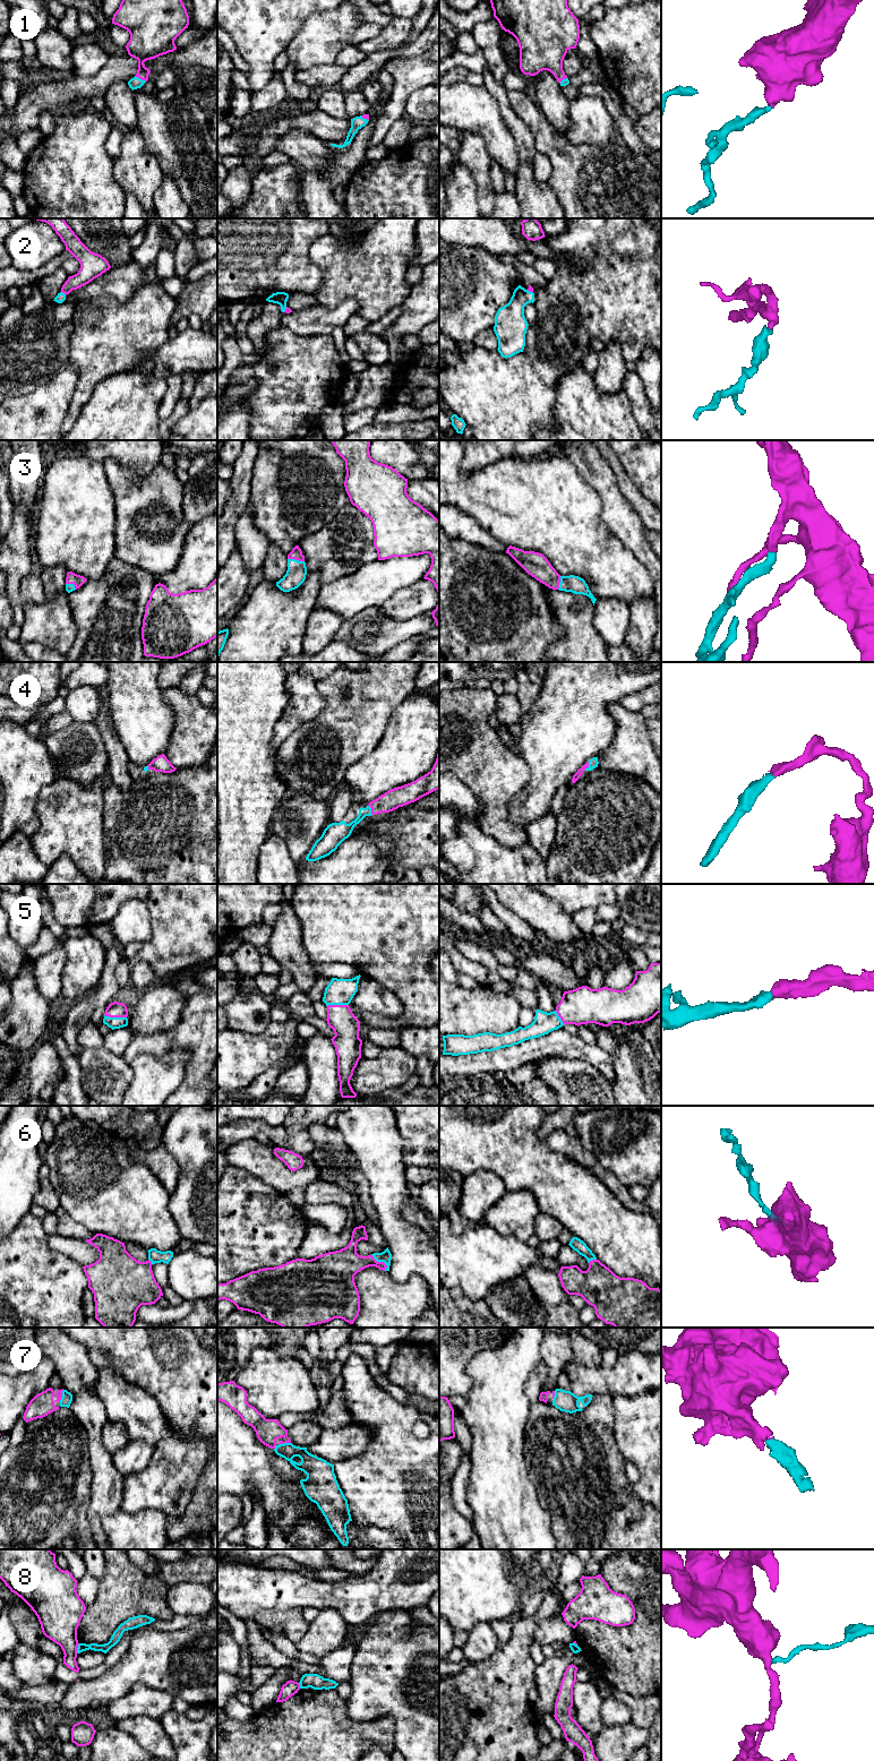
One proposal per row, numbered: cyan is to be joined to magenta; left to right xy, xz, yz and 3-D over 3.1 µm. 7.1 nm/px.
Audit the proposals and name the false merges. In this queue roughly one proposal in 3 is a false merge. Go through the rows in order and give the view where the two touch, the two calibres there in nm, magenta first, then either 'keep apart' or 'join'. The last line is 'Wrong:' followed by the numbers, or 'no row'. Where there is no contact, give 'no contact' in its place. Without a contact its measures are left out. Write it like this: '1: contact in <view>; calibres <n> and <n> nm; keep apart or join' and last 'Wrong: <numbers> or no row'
1: contact in xy; calibres 220 and 90 nm; join
2: contact in xy; calibres 140 and 70 nm; join
3: contact in xz; calibres 80 and 140 nm; join
4: contact in xz; calibres 140 and 110 nm; join
5: contact in xy; calibres 110 and 80 nm; join
6: contact in xz; calibres 220 and 90 nm; join
7: contact in xy; calibres 160 and 80 nm; join
8: contact in xy; calibres 280 and 70 nm; keep apart
Wrong: 8

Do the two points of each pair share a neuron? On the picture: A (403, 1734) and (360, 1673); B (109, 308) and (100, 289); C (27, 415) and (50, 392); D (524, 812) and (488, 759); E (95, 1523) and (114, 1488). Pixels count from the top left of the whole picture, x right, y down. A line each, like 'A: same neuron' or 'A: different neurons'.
A: same neuron
B: different neurons
C: same neuron
D: different neurons
E: same neuron

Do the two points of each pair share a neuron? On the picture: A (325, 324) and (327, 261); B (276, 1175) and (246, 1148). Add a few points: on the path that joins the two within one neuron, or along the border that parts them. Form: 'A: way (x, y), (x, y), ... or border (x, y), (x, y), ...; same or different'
A: border (351, 298), (345, 298), (334, 308), (315, 305); different
B: way (268, 1168), (254, 1156); same

